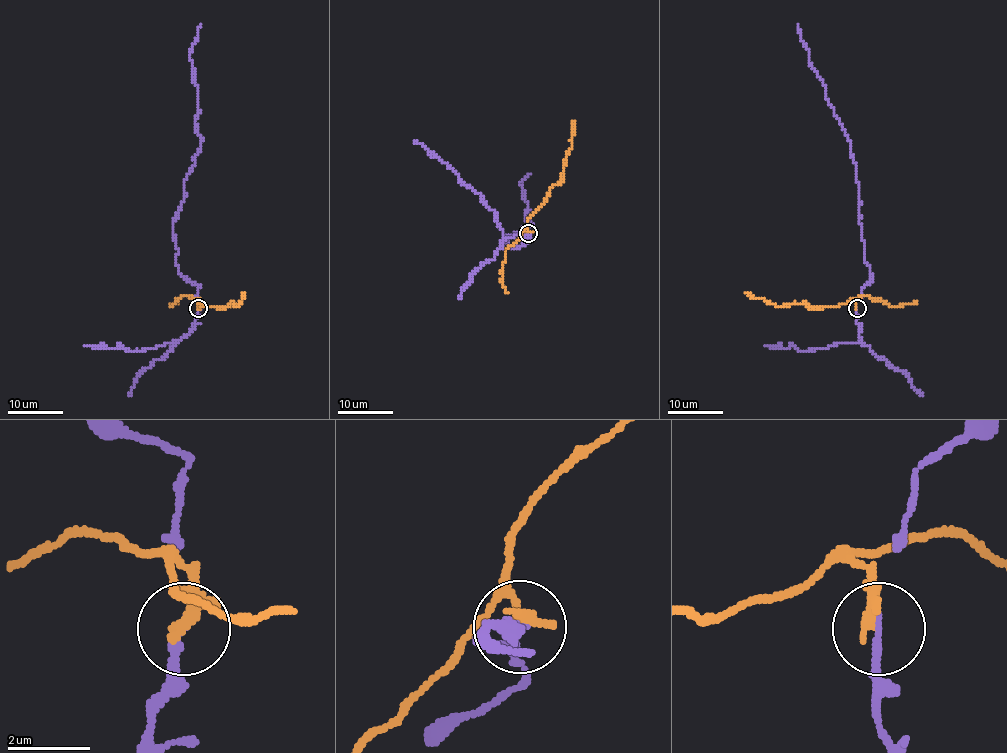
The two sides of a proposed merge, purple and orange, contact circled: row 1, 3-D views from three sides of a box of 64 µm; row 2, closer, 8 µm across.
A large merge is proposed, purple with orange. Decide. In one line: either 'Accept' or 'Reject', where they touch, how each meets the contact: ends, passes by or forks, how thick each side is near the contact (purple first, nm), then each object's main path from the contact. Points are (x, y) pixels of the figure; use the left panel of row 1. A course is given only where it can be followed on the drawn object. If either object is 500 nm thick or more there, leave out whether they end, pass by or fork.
Reject. Place: (198, 308). At the ring purple ends. At the ring orange ends. Thickness 200 nm (purple) against 360 nm. Course of purple: (198, 309), (199, 286), (181, 274), (176, 260), (173, 221), (201, 141), (190, 58), (201, 23). Course of orange: (198, 309), (197, 299), (205, 307), (233, 303), (238, 306), (242, 292)

